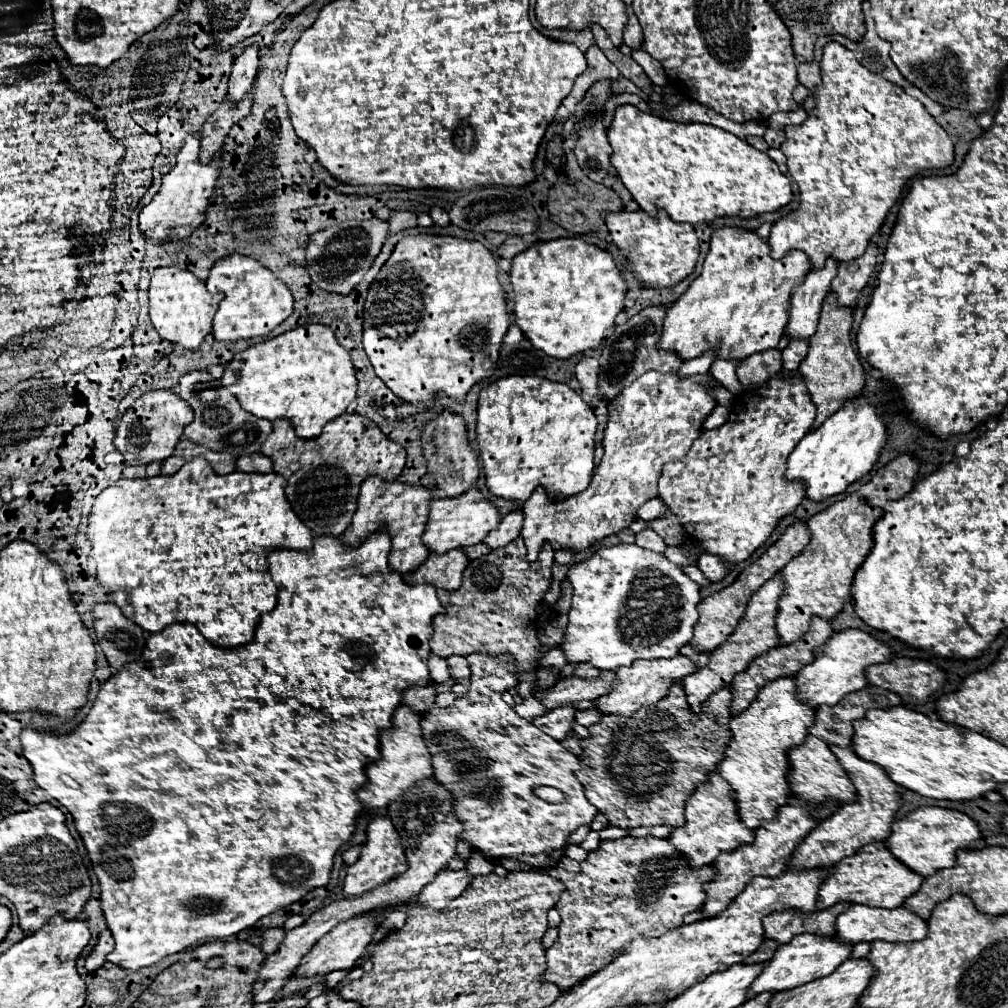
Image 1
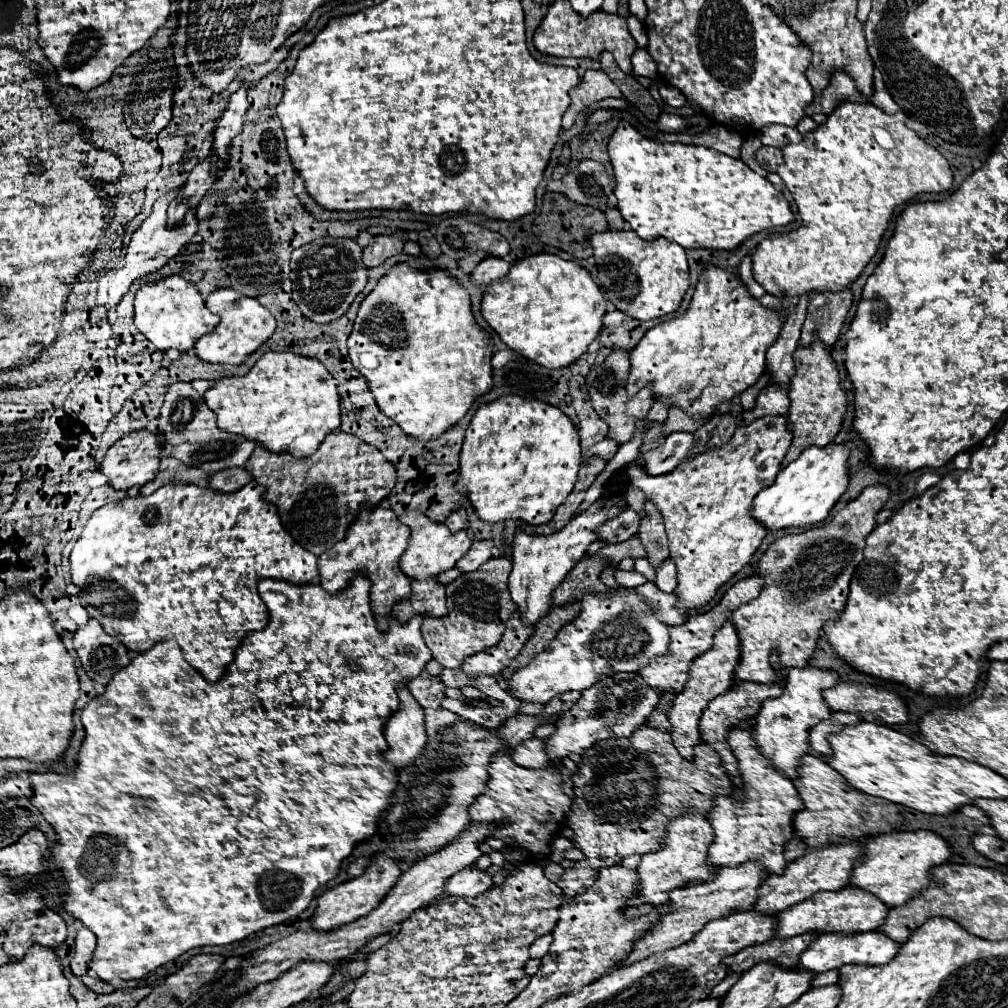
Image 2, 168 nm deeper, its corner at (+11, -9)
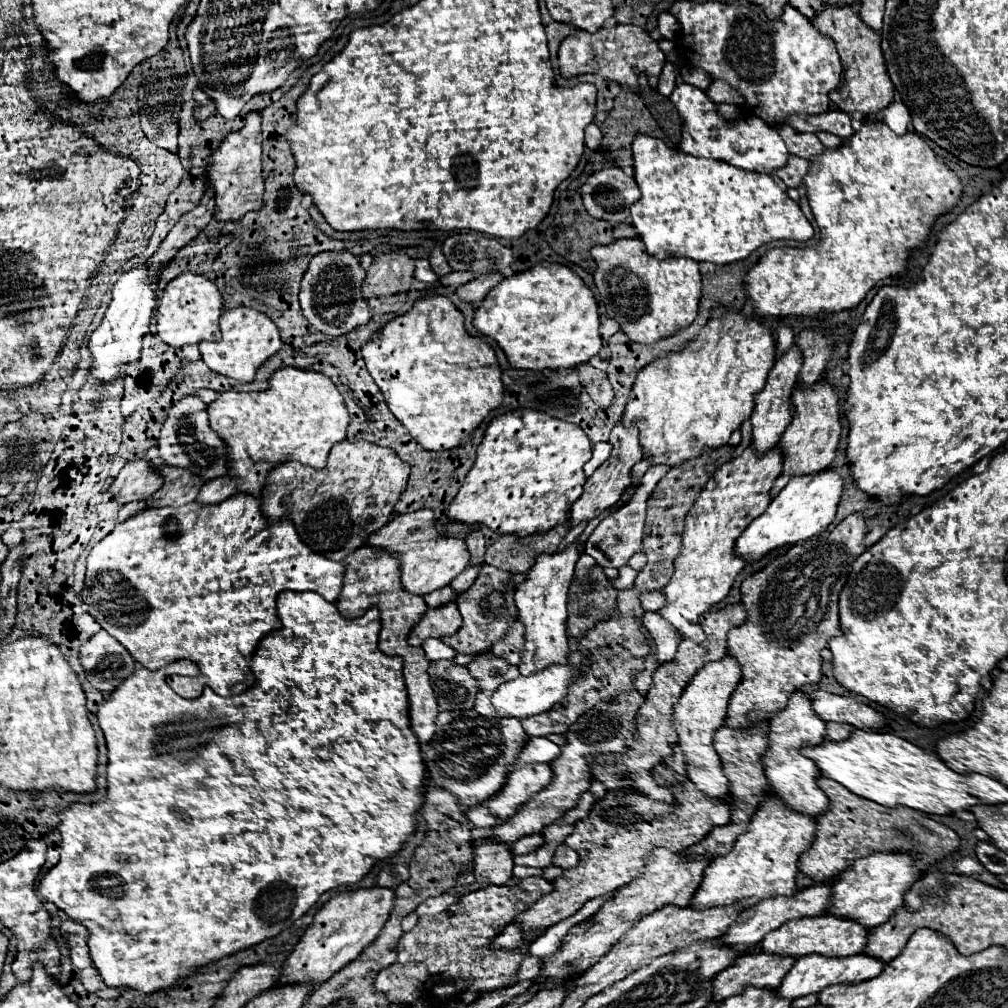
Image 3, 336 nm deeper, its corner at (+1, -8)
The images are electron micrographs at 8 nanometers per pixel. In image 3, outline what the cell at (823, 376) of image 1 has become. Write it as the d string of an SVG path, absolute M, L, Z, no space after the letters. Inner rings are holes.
M820 380L808 390L794 388L792 392L792 422L780 438L778 448L784 456L784 476L798 474L818 474L830 466L836 454L836 446L840 440L840 420L838 420L838 394L836 390Z

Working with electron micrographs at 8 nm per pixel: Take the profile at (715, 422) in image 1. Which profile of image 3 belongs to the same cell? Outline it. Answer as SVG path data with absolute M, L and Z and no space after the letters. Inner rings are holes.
M650 466L648 472L642 478L642 486L636 490L636 494L632 496L632 500L622 506L618 512L606 516L598 528L594 530L594 534L588 538L586 542L586 554L590 554L602 568L612 566L612 568L620 568L624 564L628 564L630 556L642 548L642 530L644 530L644 518L646 518L646 500L650 498L652 490L656 488L656 484L664 478L664 474L668 472L666 466Z

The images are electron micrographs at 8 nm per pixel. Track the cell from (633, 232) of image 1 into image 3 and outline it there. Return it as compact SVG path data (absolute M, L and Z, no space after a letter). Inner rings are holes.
M640 238L614 240L608 246L590 250L598 278L598 308L600 314L620 324L620 330L636 344L654 344L690 326L698 314L702 278L698 264L690 258L656 260L644 248Z

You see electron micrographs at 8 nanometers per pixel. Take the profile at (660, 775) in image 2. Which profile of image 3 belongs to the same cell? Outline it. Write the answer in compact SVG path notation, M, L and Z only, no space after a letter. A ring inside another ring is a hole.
M660 764L654 770L654 778L658 778L660 784L672 790L676 804L666 806L662 802L644 798L642 794L626 794L626 796L604 796L604 800L598 800L588 820L582 820L574 826L574 832L565 838L566 845L580 854L580 862L576 868L564 870L560 878L556 878L554 890L556 894L542 896L530 910L524 910L518 914L518 920L510 922L496 938L494 946L516 950L518 946L524 946L526 942L536 940L542 936L550 926L566 920L568 916L576 914L588 900L606 896L612 890L624 886L630 882L636 874L642 872L642 858L644 854L652 852L654 848L666 848L670 852L682 852L684 848L698 844L714 826L730 824L730 802L718 802L694 788L690 780L682 780L676 772L672 772L666 764ZM676 780L682 780L684 792L676 792L674 784Z

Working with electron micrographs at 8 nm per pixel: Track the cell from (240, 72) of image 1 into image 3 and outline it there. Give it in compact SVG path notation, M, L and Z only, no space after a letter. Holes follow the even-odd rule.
M250 112L244 118L244 128L224 138L220 148L212 154L206 168L206 184L214 190L218 220L240 220L252 210L264 206L264 176L262 176L262 128L260 114Z

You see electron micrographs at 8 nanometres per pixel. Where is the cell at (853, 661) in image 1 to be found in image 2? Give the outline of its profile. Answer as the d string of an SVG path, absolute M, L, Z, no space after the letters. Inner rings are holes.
M792 667L788 671L788 683L780 697L768 699L762 703L756 719L754 719L754 737L758 743L758 749L764 751L764 755L770 759L770 763L784 771L786 777L796 777L798 759L806 753L812 753L808 745L808 731L822 719L828 719L832 715L832 709L824 705L824 689L840 683L842 677L834 669L820 669L820 667Z

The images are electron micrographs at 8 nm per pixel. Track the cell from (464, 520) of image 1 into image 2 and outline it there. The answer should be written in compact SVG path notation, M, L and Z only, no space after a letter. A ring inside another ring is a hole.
M412 511L412 513L406 513L400 517L402 523L406 523L410 529L412 529L412 537L408 541L408 547L400 559L400 567L402 571L408 575L408 577L414 577L414 579L428 579L432 575L438 575L450 567L456 565L456 561L470 549L472 545L472 539L468 537L468 531L458 531L458 533L452 533L448 531L448 527L444 523L436 523L436 521L430 521L426 515L422 515L420 511Z

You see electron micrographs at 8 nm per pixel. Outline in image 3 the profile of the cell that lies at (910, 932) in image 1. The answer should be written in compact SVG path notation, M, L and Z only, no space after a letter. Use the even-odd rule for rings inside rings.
M812 954L812 956L798 958L794 962L794 966L784 976L784 980L782 980L782 984L780 984L776 994L780 998L796 1000L796 998L802 998L802 996L808 996L808 994L818 994L826 986L834 986L838 982L858 984L858 982L864 982L864 980L876 978L882 972L882 968L884 968L884 964L880 960L876 960L872 956L866 956L866 954L856 954L856 956L850 956L850 958L826 958L826 956Z

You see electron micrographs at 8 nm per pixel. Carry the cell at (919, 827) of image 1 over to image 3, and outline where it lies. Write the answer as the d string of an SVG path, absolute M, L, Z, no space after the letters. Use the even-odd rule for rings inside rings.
M884 852L858 858L854 866L842 872L834 882L834 898L830 900L826 914L862 922L862 926L866 928L884 924L900 906L904 906L906 890L920 878L914 860L916 860L914 854L884 854Z

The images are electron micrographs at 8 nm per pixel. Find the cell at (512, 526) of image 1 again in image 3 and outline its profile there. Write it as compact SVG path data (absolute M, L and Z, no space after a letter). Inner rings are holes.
M468 566L462 574L458 574L454 578L454 582L450 586L452 586L452 590L456 590L456 596L460 596L462 592L466 592L474 584L478 572L480 572L480 566Z

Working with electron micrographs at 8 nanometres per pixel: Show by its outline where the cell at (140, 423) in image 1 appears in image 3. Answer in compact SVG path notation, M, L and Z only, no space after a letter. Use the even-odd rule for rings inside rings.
M136 460L136 462L128 462L122 468L122 472L108 490L120 504L128 504L128 502L148 500L160 486L162 486L162 478L150 466L150 462Z

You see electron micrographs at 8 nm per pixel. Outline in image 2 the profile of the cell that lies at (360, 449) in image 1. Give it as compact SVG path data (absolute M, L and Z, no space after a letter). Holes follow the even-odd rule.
M334 431L318 451L306 459L294 459L286 453L272 453L266 447L256 447L246 469L254 481L266 487L264 499L274 503L284 529L310 553L320 555L344 539L348 525L356 519L362 505L378 505L396 483L396 469L372 445L356 435Z

